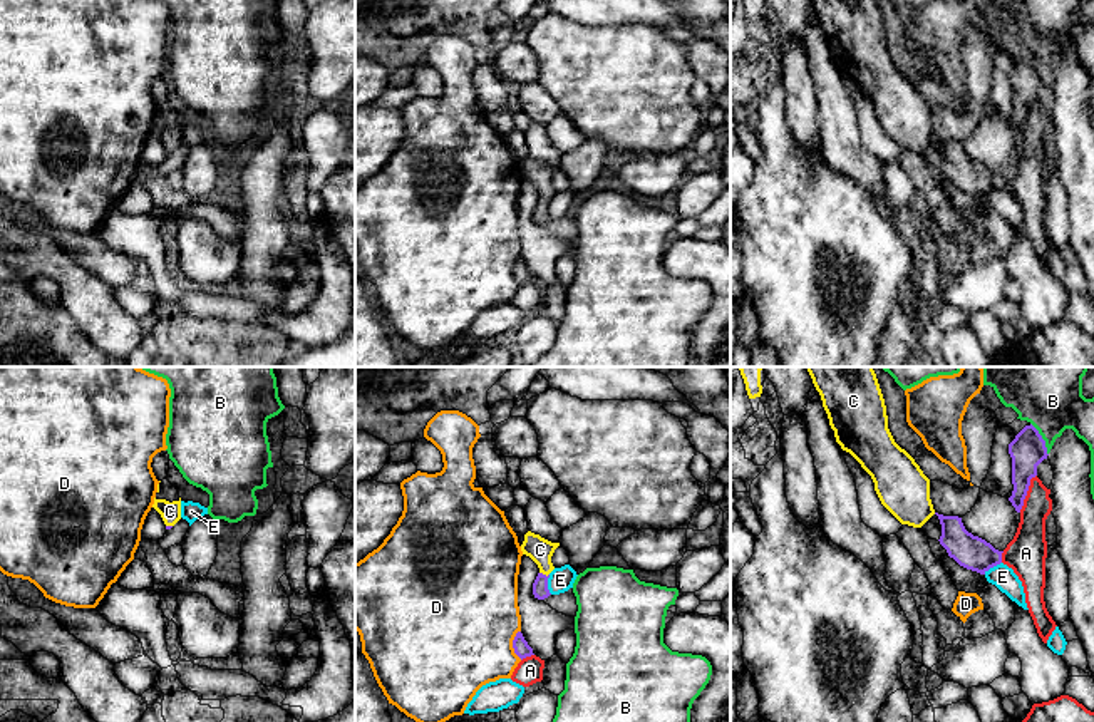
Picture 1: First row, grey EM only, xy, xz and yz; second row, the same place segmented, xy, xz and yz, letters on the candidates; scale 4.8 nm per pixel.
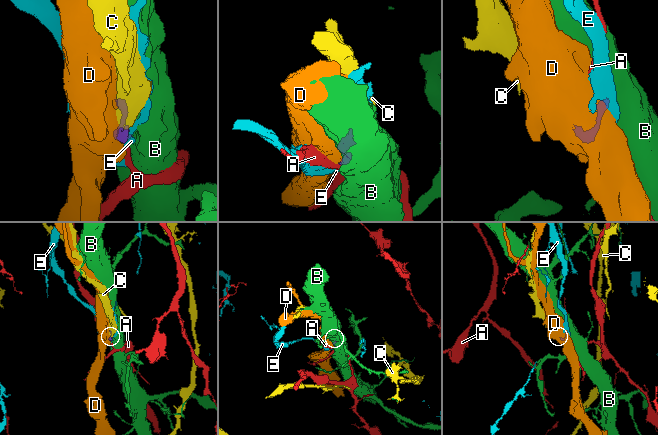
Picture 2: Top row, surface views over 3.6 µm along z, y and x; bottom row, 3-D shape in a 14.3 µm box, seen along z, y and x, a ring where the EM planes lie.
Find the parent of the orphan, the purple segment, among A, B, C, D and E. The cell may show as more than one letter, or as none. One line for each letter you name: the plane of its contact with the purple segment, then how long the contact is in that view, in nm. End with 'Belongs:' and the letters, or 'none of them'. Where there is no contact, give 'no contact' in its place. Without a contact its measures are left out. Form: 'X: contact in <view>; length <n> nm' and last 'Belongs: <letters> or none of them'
C: contact in xz; length 50 nm
Belongs: C

